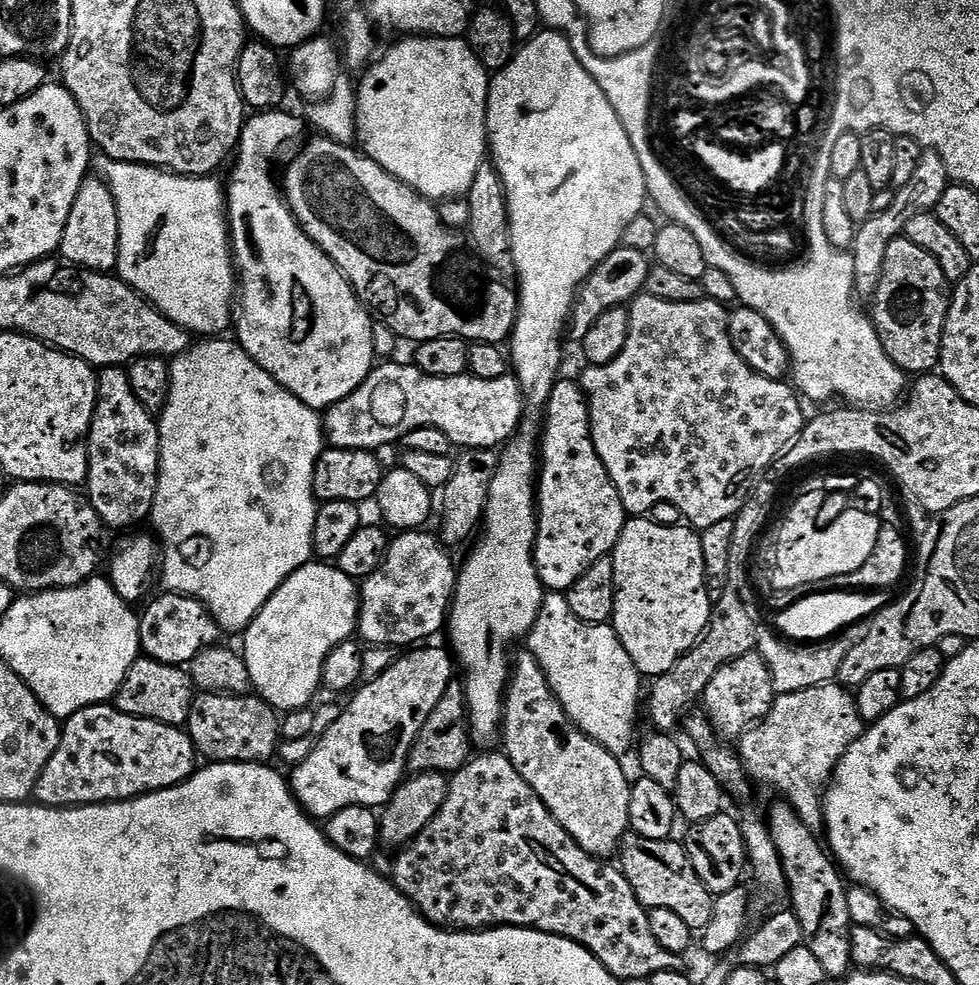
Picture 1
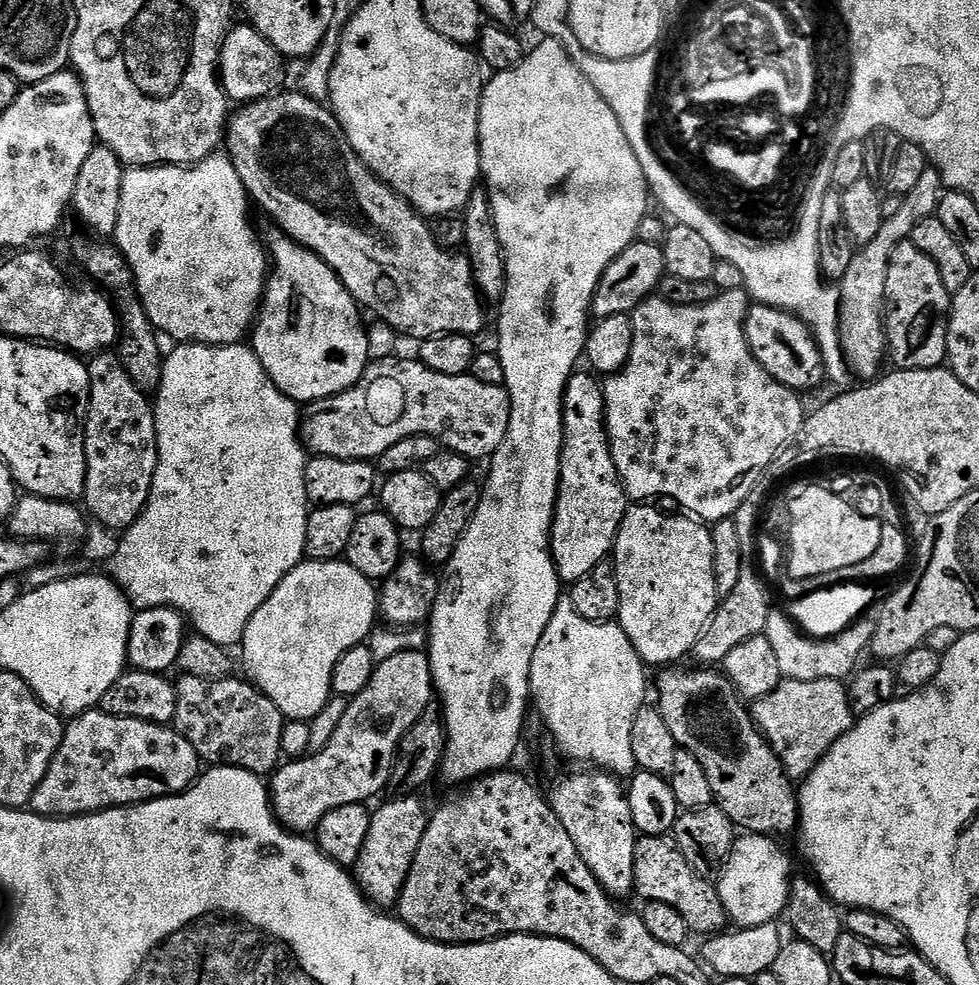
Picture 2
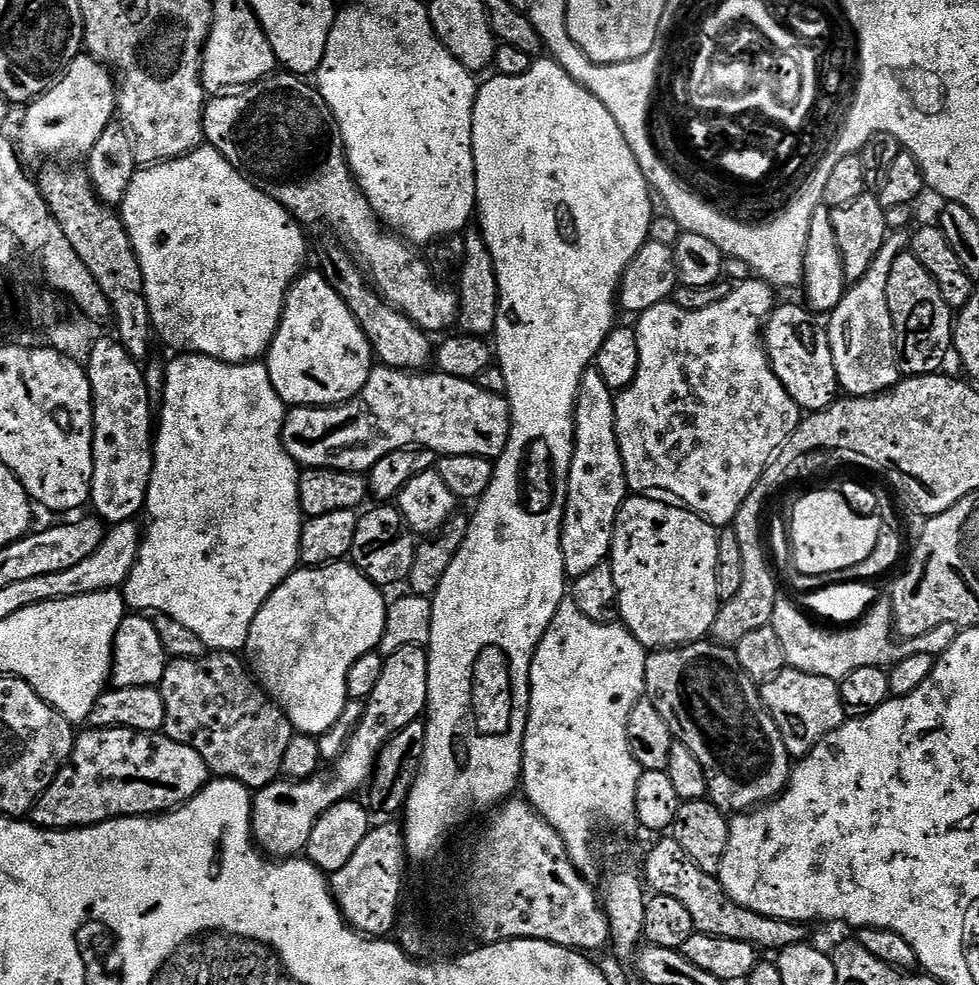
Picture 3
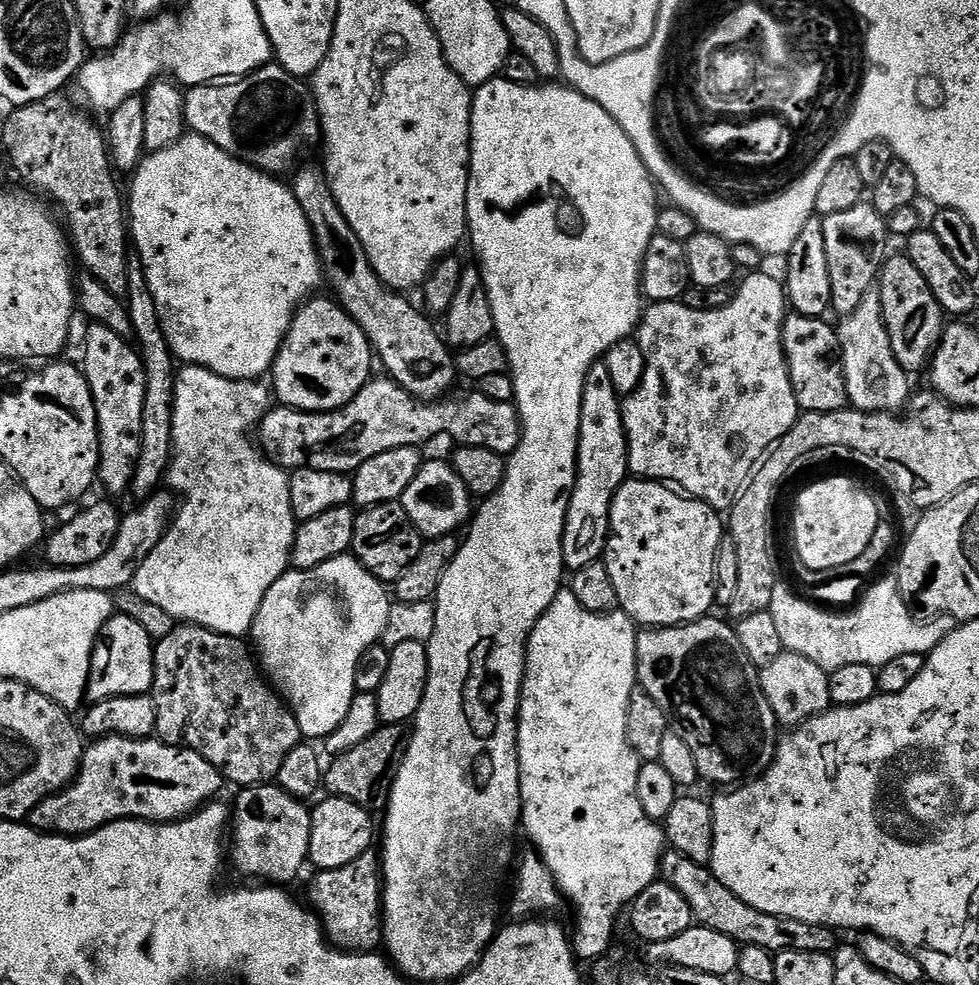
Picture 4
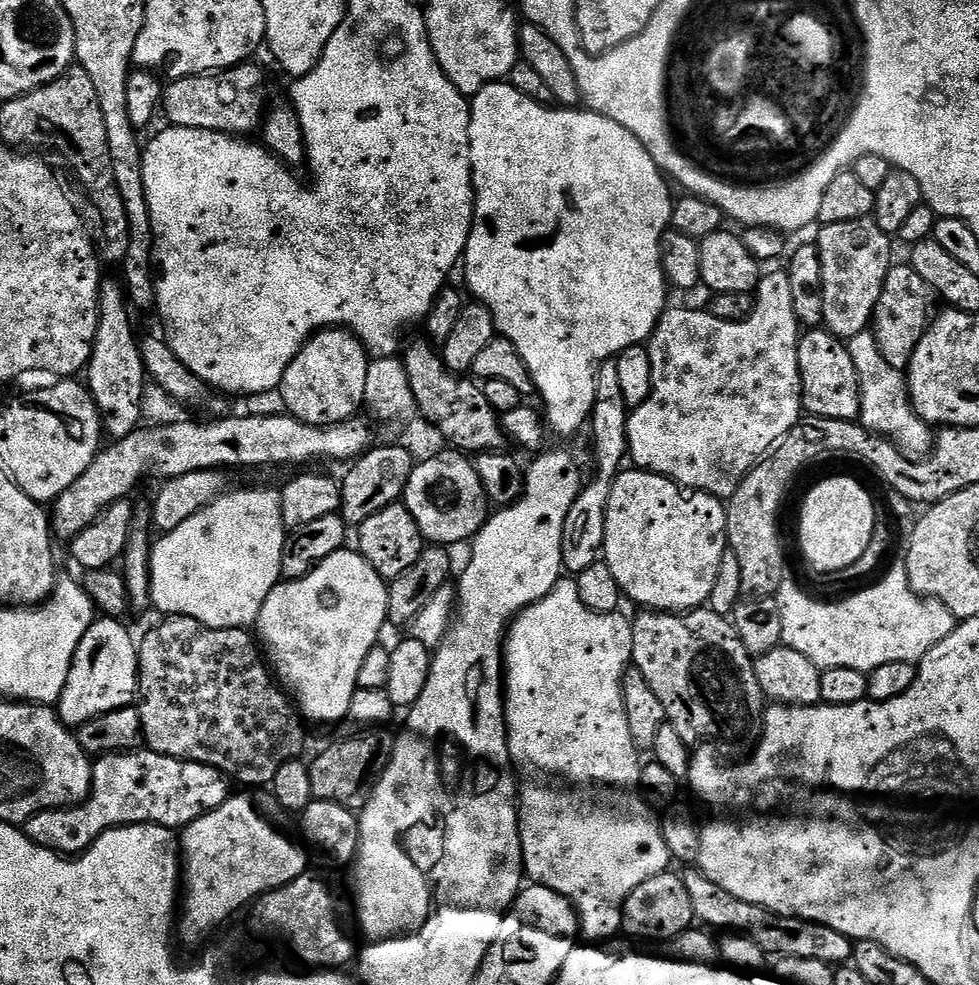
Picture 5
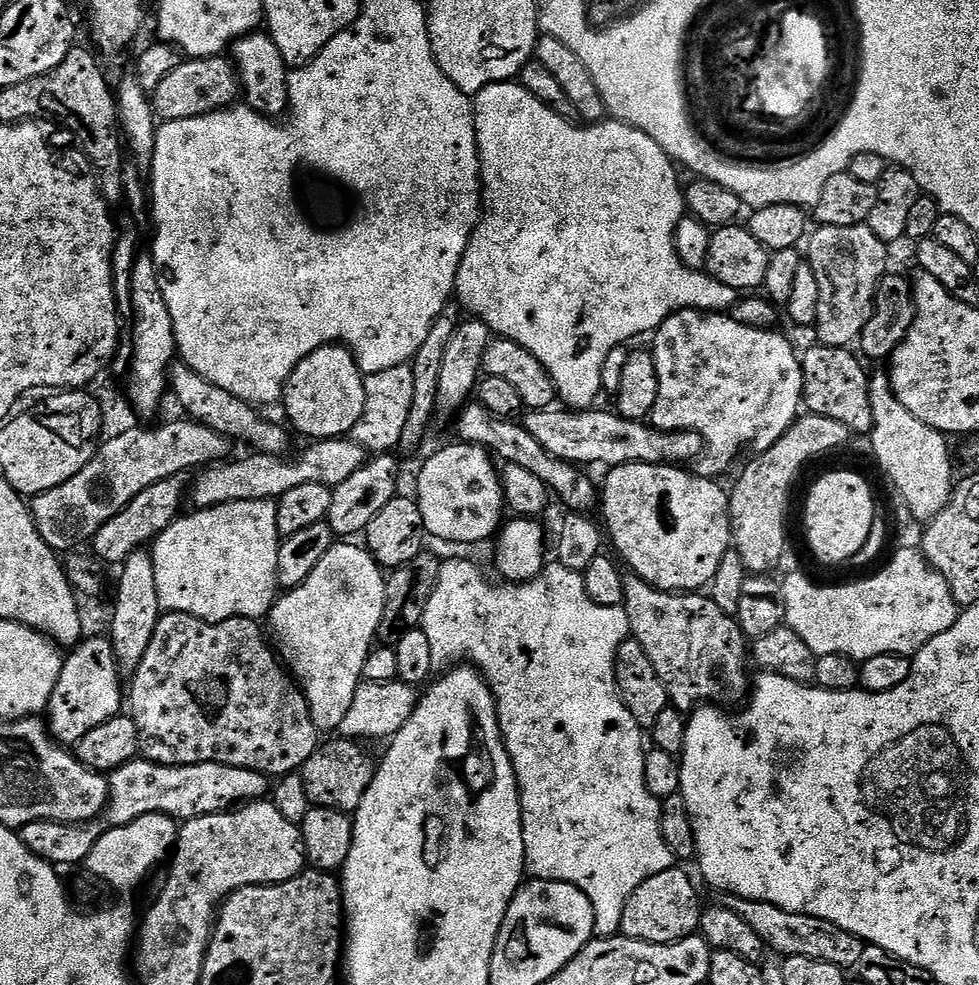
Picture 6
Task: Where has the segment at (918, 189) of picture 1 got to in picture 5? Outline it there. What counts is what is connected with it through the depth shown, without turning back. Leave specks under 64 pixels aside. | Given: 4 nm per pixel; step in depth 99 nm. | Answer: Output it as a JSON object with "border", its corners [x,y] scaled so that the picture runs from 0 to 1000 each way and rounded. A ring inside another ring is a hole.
{"border":[[[890,336],[882,337],[865,346],[868,363],[872,363],[872,376],[876,376],[876,392],[878,393],[877,429],[893,441],[906,443],[928,461],[944,461],[954,450],[954,435],[934,416],[932,405],[927,403],[927,388],[920,375],[909,372],[905,363],[901,363],[901,355],[897,351],[894,340]]]}

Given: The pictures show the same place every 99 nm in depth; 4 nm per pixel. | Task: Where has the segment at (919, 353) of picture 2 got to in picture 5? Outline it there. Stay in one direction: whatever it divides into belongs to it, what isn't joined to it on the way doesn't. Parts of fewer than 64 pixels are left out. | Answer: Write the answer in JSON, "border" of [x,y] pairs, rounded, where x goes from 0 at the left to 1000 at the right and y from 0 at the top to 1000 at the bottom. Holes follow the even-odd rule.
{"border":[[[912,267],[910,274],[905,278],[895,318],[891,320],[895,346],[901,355],[901,363],[905,363],[909,372],[926,375],[932,356],[936,354],[949,331],[948,312],[951,311],[952,305],[954,306],[952,293],[946,290],[946,286],[942,286],[942,281],[934,275],[931,267]]]}

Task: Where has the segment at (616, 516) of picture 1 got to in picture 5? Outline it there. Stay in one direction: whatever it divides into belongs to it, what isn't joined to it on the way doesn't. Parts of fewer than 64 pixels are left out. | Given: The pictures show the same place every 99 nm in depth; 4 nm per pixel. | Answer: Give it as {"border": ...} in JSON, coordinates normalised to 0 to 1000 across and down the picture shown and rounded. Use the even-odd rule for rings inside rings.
{"border":[[[628,364],[617,366],[609,381],[607,412],[603,423],[605,435],[605,459],[609,462],[609,484],[592,496],[586,514],[578,522],[578,534],[574,542],[575,580],[587,583],[599,579],[609,569],[614,568],[619,538],[619,514],[623,506],[625,490],[633,482],[641,463],[641,409],[635,404],[635,388],[631,385]]]}

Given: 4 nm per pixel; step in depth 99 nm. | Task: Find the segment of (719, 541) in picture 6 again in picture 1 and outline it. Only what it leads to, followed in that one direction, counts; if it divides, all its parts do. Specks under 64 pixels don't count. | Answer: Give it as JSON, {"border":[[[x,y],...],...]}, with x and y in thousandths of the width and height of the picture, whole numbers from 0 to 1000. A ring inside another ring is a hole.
{"border":[[[641,526],[623,561],[627,575],[627,619],[623,630],[629,647],[639,656],[639,664],[654,681],[655,687],[669,688],[680,684],[701,663],[714,652],[727,626],[728,606],[723,606],[725,594],[719,583],[717,550],[706,535],[689,536],[686,532],[673,532],[666,526]]]}

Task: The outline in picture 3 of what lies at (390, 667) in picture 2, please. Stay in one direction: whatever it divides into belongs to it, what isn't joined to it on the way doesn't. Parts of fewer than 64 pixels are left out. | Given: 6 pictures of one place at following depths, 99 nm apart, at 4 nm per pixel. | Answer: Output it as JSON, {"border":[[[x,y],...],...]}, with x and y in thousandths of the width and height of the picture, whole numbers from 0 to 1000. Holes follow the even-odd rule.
{"border":[[[411,656],[411,660],[395,663],[390,676],[390,688],[386,688],[386,696],[382,696],[382,705],[378,705],[372,715],[372,724],[360,742],[360,747],[351,759],[351,763],[337,778],[328,779],[326,784],[312,792],[295,792],[284,790],[271,800],[260,801],[257,809],[257,852],[263,861],[274,871],[302,871],[314,862],[317,853],[317,843],[321,835],[337,820],[350,812],[361,811],[364,803],[371,801],[377,795],[384,769],[391,757],[404,743],[409,743],[419,733],[430,730],[437,718],[437,663],[430,656]]]}

